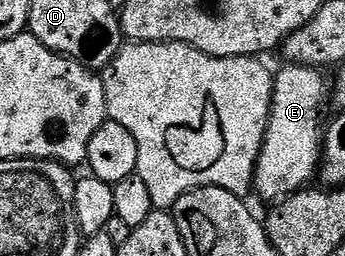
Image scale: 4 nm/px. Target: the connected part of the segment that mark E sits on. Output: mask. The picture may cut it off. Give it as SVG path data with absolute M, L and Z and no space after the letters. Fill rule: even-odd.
M283 65L282 71L274 74L274 95L270 105L270 119L266 125L266 139L262 141L262 151L258 153L258 163L254 169L253 193L259 194L269 204L277 204L309 187L320 170L324 145L324 122L322 109L328 106L328 78L321 69L312 66Z

